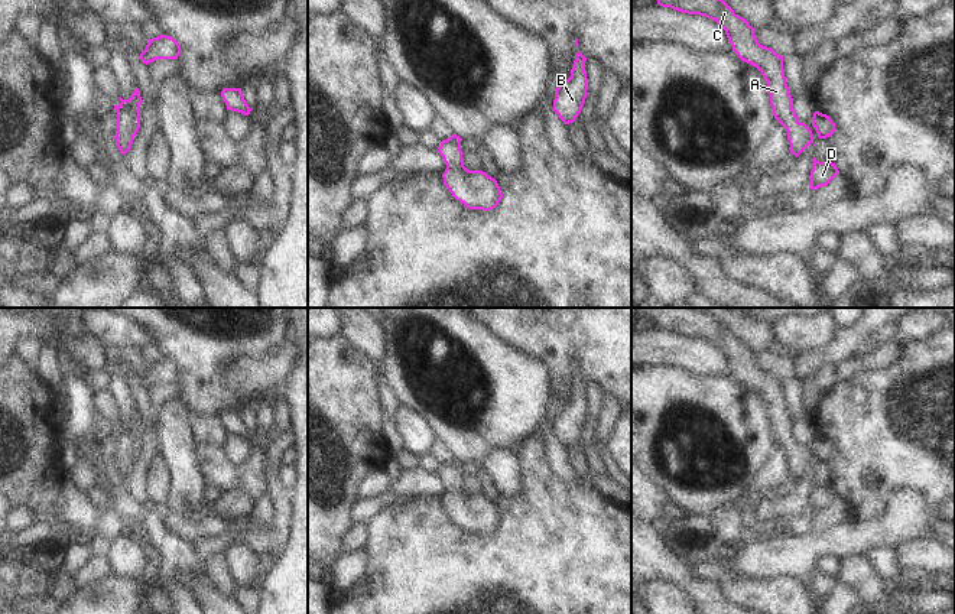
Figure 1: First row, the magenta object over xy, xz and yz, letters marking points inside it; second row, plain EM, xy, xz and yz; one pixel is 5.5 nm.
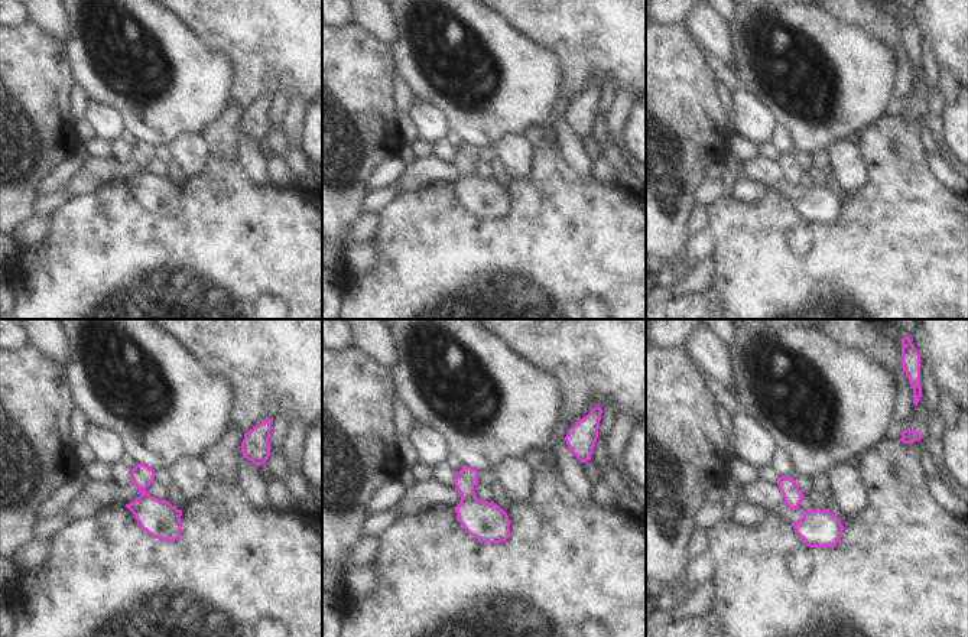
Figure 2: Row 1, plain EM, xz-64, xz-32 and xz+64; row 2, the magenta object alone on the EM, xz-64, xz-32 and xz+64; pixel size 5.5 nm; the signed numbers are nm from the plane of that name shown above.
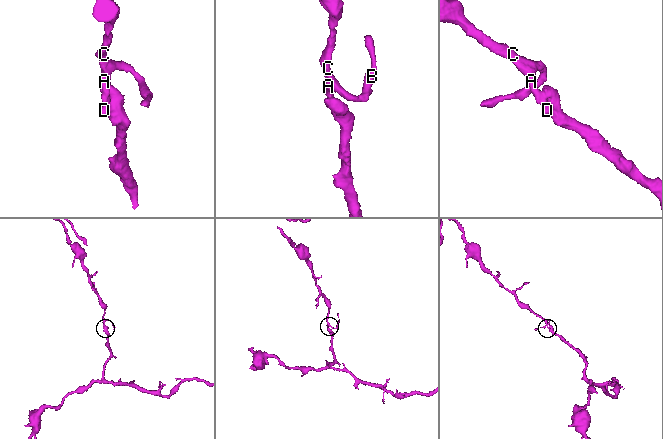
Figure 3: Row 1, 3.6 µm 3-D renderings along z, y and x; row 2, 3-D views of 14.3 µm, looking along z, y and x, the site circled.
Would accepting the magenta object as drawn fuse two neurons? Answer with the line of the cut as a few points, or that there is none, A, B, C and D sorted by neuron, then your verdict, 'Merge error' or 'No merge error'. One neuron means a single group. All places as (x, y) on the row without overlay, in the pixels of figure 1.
No split. Groups: A B C D. No merge error

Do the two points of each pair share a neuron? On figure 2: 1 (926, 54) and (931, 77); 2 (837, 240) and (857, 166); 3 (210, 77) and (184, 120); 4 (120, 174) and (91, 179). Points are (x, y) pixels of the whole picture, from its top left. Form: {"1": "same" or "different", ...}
{"1": "same", "2": "different", "3": "same", "4": "same"}

